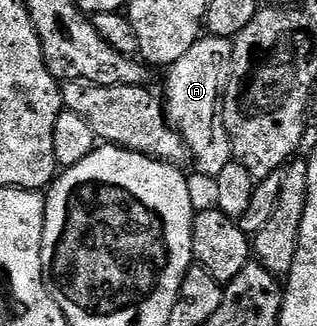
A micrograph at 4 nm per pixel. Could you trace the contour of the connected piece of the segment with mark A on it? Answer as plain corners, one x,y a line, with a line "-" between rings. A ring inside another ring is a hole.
202,36
192,44
186,55
169,67
164,109
166,119
186,142
189,157
194,158
193,169
204,176
217,178
232,160
230,137
224,128
222,95
230,81
230,62
234,58
234,44
229,38

